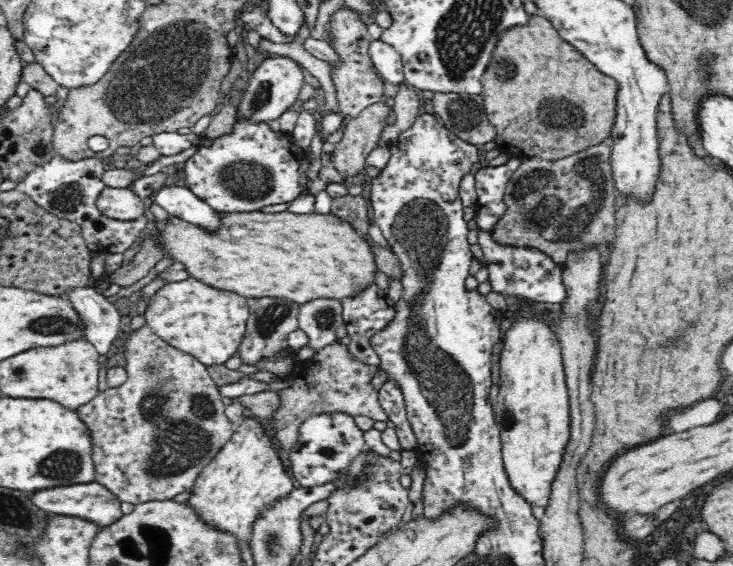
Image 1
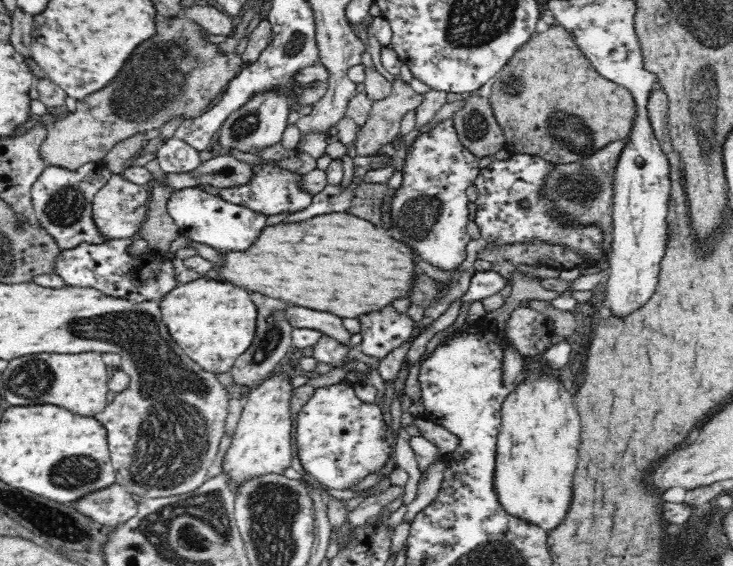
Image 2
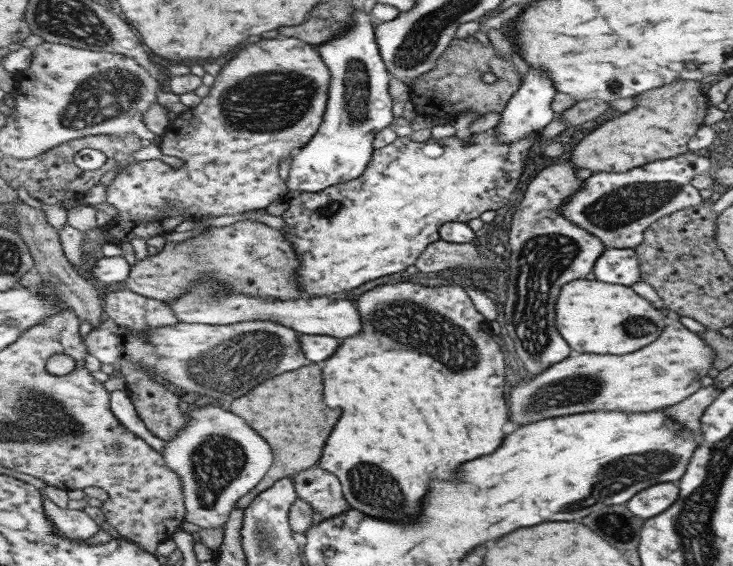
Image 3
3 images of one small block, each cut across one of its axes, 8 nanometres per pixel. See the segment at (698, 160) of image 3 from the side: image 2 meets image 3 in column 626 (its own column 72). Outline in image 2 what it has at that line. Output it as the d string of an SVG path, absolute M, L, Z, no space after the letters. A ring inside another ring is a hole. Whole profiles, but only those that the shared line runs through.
M90 162L88 165L83 165L78 170L65 170L60 167L47 166L40 174L37 182L32 186L31 198L33 209L35 210L35 218L38 223L38 228L44 229L54 241L55 247L65 251L76 248L82 244L100 244L105 238L101 238L98 230L95 229L95 224L92 218L93 199L98 193L98 190L107 184L111 172L106 169L102 162Z

